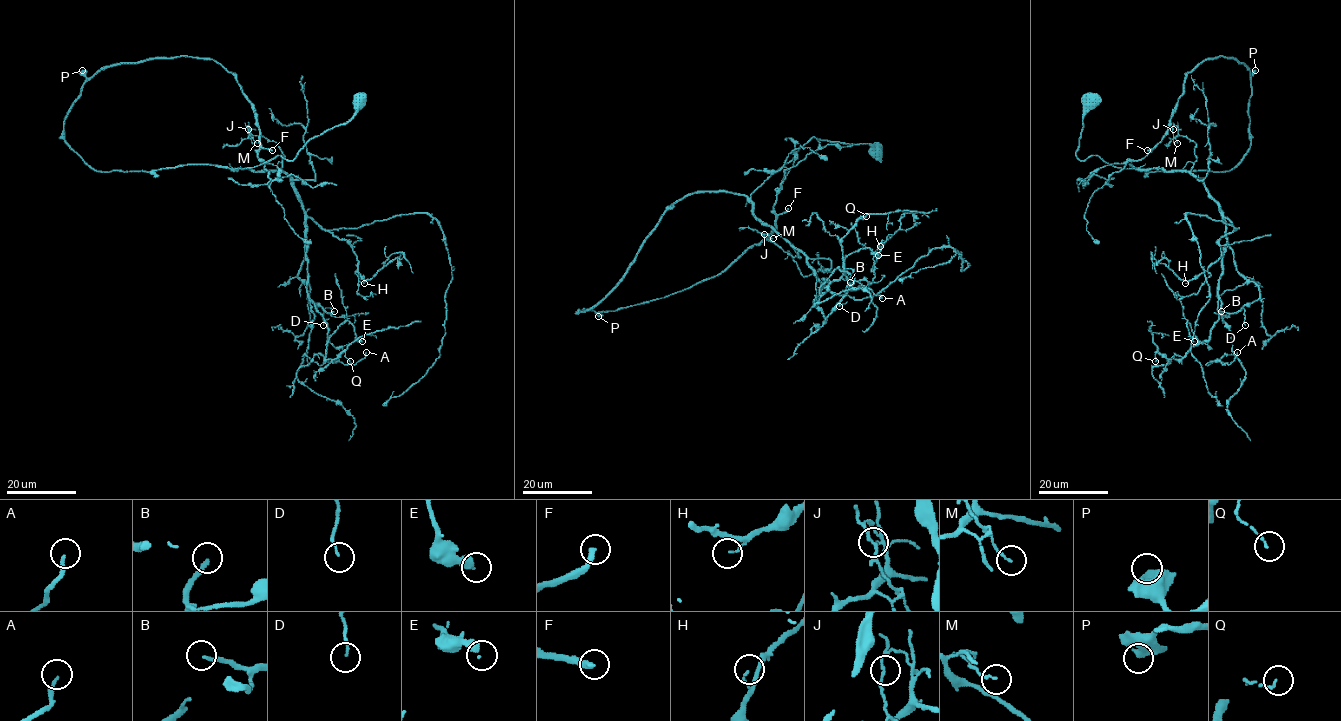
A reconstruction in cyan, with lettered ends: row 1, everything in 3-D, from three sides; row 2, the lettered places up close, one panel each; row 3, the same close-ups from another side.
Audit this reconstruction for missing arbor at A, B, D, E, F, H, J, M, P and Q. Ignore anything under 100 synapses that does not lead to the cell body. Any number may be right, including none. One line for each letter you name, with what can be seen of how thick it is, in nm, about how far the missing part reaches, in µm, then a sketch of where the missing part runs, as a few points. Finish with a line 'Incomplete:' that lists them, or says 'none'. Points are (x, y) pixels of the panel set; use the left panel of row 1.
F: 300 nm thick; about 110 µm are missing; missing branch runs (272, 150), (309, 164), (317, 227), (304, 259), (320, 278), (317, 325), (333, 355), (359, 382)
Incomplete: F

